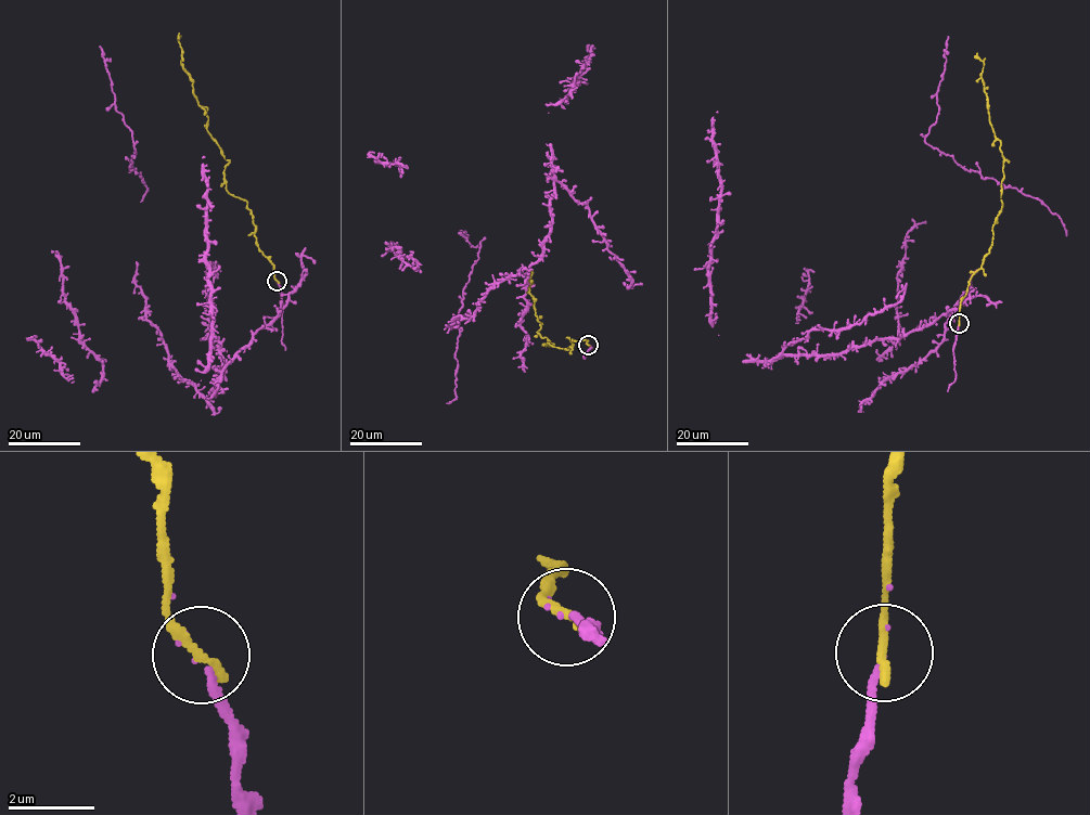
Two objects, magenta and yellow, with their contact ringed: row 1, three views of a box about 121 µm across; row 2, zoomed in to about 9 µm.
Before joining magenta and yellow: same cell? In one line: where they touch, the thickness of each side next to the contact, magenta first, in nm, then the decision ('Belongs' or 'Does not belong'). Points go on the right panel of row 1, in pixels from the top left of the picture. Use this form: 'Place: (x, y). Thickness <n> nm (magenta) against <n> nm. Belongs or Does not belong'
Place: (959, 323). Thickness 130 nm (magenta) against 280 nm. Belongs

